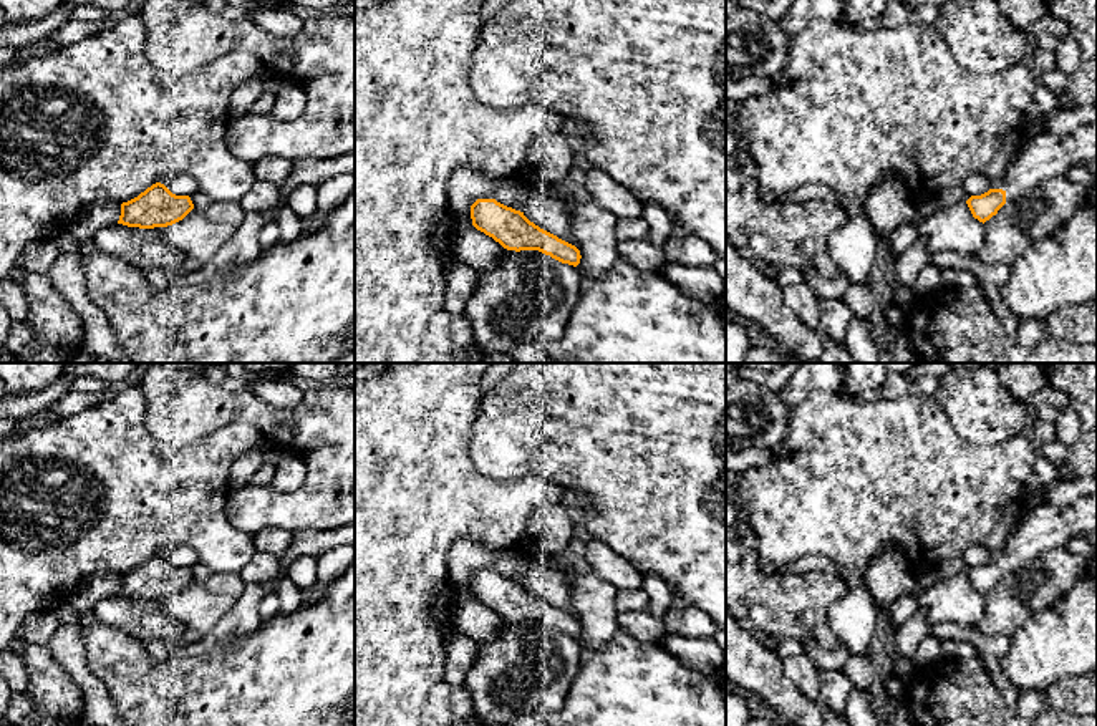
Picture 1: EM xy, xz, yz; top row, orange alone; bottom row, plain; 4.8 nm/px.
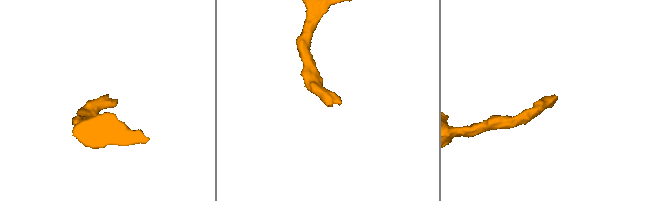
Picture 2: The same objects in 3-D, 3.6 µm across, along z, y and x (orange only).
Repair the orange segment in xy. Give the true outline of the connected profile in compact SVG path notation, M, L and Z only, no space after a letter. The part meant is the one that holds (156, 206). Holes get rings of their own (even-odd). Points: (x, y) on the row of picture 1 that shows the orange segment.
M156 182L121 204L118 224L139 229L167 227L182 220L192 209L189 196L176 196L164 184Z

